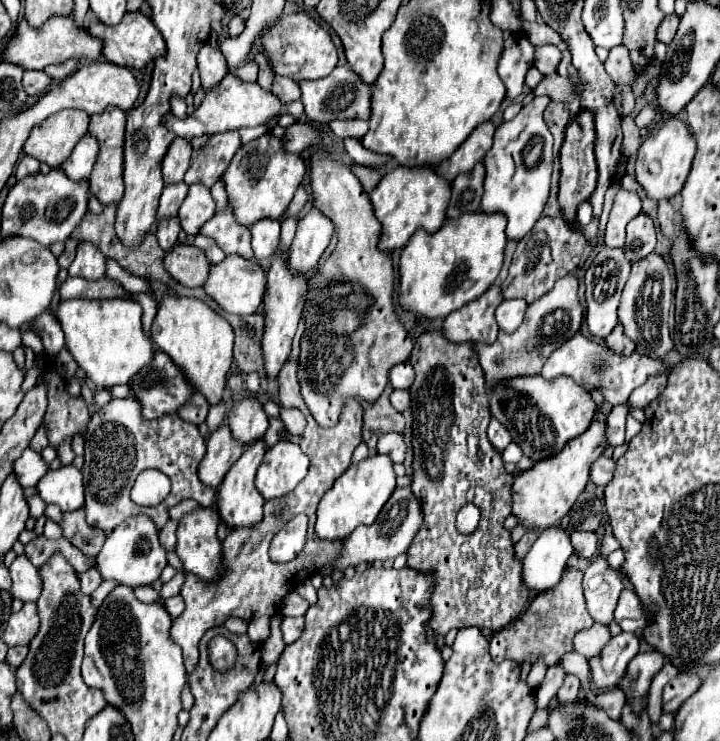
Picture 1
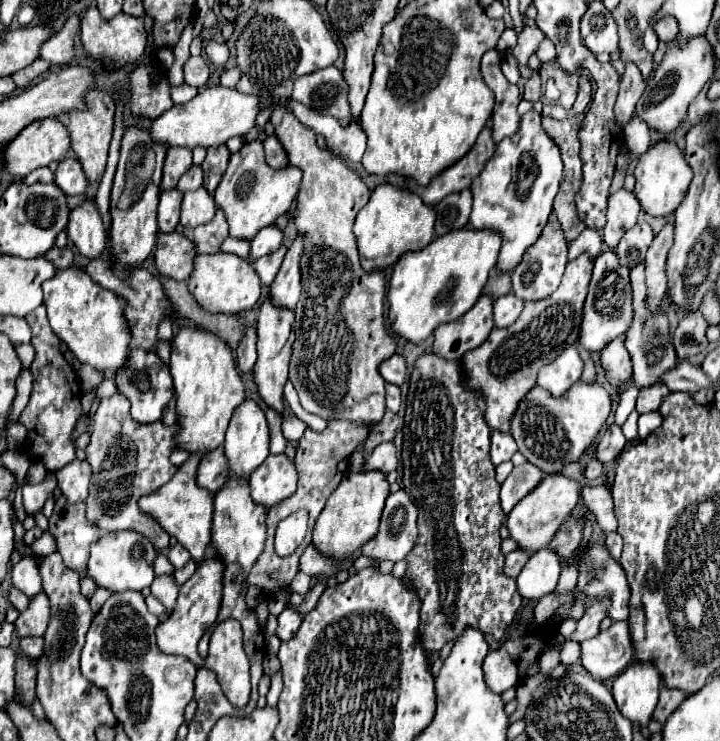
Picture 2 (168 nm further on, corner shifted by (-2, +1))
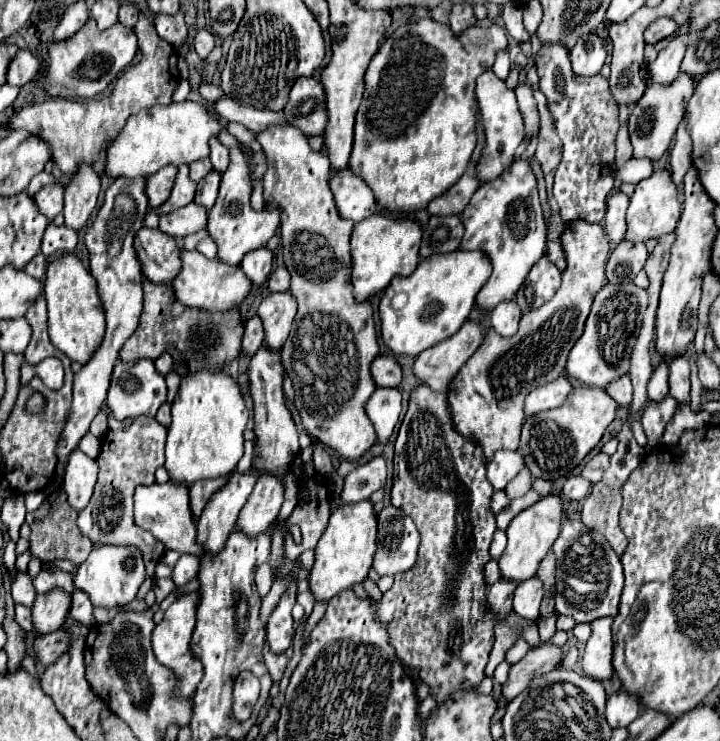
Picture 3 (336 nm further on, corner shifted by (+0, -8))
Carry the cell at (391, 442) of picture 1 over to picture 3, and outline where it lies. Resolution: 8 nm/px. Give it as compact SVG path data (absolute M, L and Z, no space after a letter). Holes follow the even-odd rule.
M373 457L365 465L359 465L351 475L347 475L341 497L351 503L367 499L373 491L385 485L385 479L387 479L385 457Z

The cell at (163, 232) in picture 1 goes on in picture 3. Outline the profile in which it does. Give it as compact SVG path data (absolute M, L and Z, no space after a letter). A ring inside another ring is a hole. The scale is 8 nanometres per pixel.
M181 165L179 173L177 173L175 187L171 191L171 197L161 207L157 207L159 217L167 215L167 213L173 213L179 207L185 207L187 203L193 201L193 195L195 195L195 183L191 183L191 179L189 179L189 167Z

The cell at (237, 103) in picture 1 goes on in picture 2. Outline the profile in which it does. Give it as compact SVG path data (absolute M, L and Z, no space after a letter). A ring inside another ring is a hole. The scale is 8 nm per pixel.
M207 88L185 104L173 104L167 112L153 120L149 134L153 142L165 146L185 146L185 148L213 148L225 144L233 136L249 132L259 114L259 98L251 94L241 94L235 88Z

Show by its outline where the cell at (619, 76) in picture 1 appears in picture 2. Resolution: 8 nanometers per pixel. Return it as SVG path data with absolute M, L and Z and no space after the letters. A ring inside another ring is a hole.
M625 64L625 72L621 76L621 90L615 104L615 120L621 128L625 128L625 124L633 118L635 104L641 98L643 90L645 80L641 78L641 72L633 64Z

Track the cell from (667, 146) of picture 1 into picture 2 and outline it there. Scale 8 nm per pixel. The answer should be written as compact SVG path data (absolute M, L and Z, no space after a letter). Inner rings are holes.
M659 142L659 144L651 146L637 160L637 166L635 166L637 184L635 184L633 194L647 214L669 216L679 208L681 200L685 198L685 192L691 184L691 176L693 176L693 172L689 170L689 164L685 162L685 156L677 148L677 144L675 142Z

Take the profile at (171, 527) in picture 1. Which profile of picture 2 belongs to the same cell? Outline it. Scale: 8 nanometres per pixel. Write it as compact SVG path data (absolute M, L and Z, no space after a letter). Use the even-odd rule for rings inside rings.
M173 546L173 548L167 548L167 550L165 550L165 554L167 554L169 562L171 562L175 568L183 568L183 566L191 560L189 552L187 552L183 546Z

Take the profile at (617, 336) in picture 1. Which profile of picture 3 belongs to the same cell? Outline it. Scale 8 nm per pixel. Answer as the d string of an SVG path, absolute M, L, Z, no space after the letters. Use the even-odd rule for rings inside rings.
M621 375L619 379L611 381L607 387L605 387L607 393L611 393L611 397L617 401L617 405L621 407L627 407L631 401L633 401L633 387L631 387L631 381L627 375Z

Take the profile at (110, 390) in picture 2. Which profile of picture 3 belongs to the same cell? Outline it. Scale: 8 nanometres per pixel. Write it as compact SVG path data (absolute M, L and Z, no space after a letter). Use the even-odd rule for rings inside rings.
M75 449L69 455L65 477L63 477L63 491L69 497L69 505L81 511L89 503L95 483L97 483L95 461L83 455L79 449Z

